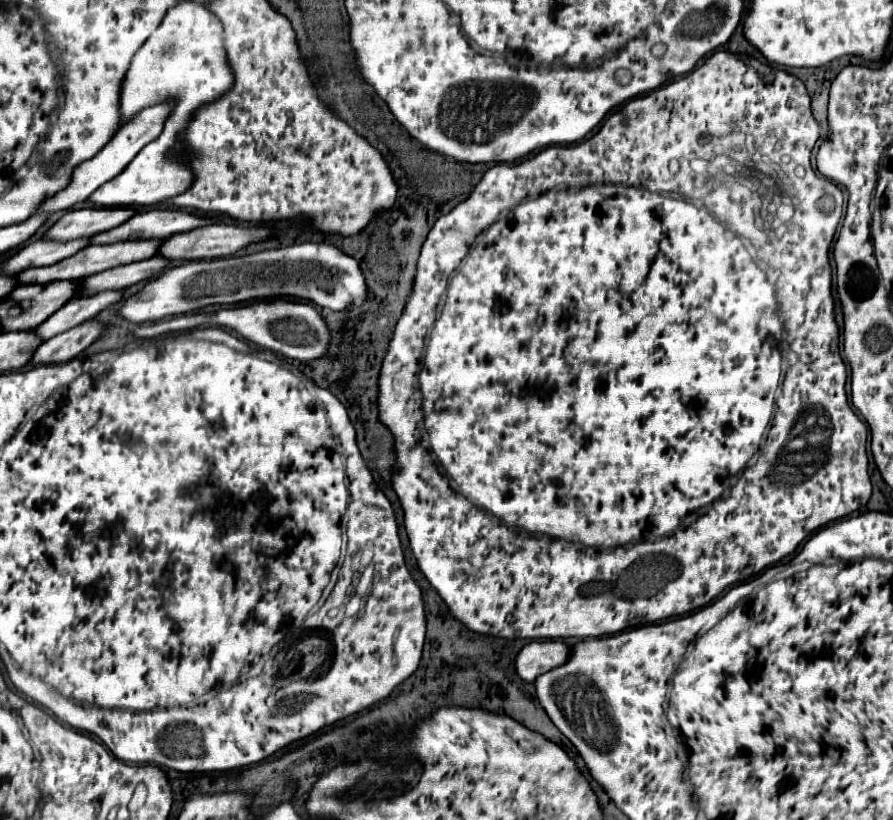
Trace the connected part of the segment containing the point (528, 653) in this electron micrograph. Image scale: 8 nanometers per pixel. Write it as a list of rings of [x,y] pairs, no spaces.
[[[553,640],[553,642],[529,642],[515,656],[515,670],[525,682],[533,682],[539,674],[545,674],[551,668],[557,668],[565,662],[569,646]]]

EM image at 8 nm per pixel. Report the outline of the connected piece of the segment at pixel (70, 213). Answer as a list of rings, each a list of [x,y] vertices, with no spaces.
[[[73,208],[67,210],[45,234],[43,240],[57,240],[57,242],[69,242],[77,238],[87,238],[99,232],[105,232],[109,228],[119,226],[127,218],[131,218],[135,212],[129,208],[121,210],[97,210],[97,208]]]

